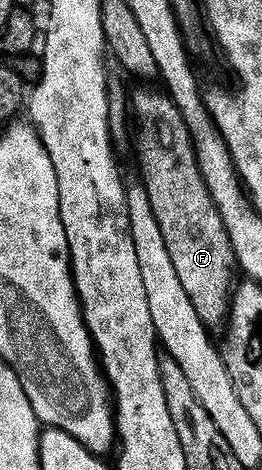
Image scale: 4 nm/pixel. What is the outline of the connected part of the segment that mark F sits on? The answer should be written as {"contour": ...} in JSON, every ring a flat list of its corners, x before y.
{"contour":[[139,85,139,88,135,92,132,90,129,95,129,115,133,123,135,119,135,155,139,158,140,175,138,178,149,193,149,205,153,205,153,217,157,217,161,238,165,240,165,250,173,261,173,270,176,271,181,286,185,293,189,293,189,301,193,301,193,309,197,309,197,317,201,317,201,321,208,325,222,324,226,320,233,294,231,270,234,272,237,267,235,251,195,163,191,134,177,105,166,90,151,86,155,85]]}

